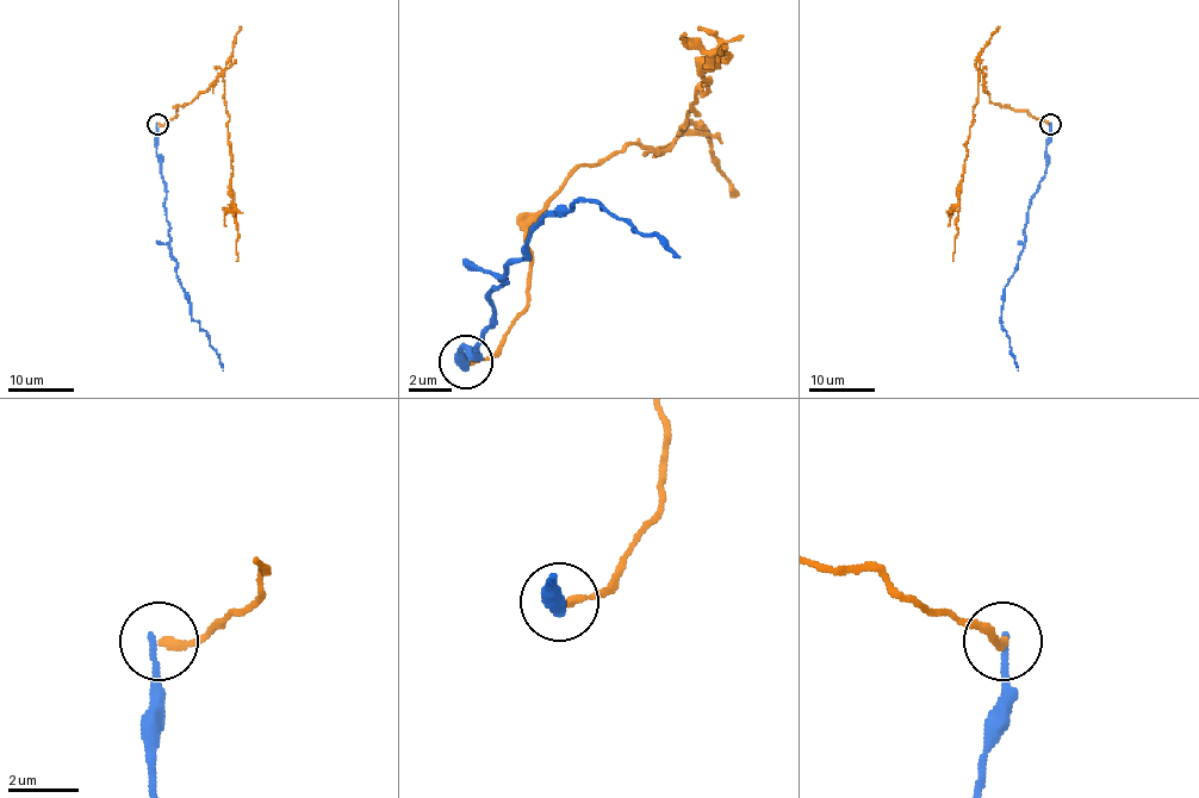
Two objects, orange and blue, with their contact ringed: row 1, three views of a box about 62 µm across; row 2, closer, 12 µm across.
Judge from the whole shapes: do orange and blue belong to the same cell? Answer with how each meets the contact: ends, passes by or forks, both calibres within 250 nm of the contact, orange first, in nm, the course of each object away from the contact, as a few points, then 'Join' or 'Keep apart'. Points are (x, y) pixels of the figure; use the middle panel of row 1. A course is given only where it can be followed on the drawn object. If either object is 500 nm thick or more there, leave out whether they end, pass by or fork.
At the ring orange ends. At the ring blue ends. Thickness 220 nm (orange) against 180 nm. Course of orange: (466, 361), (526, 306), (526, 236), (564, 182), (628, 144), (662, 150), (699, 112), (721, 48). Course of blue: (461, 361), (494, 317), (504, 268), (526, 257), (526, 236), (547, 214), (602, 204), (677, 257). Keep apart

